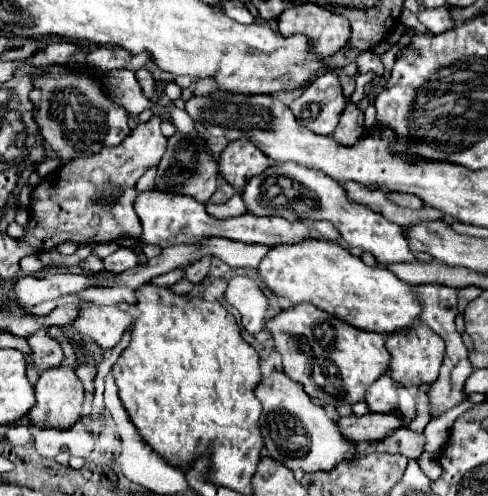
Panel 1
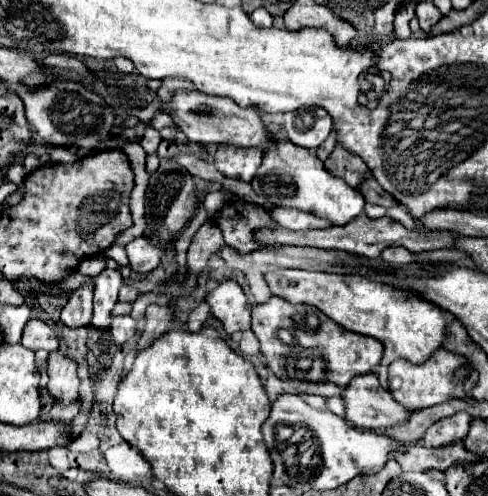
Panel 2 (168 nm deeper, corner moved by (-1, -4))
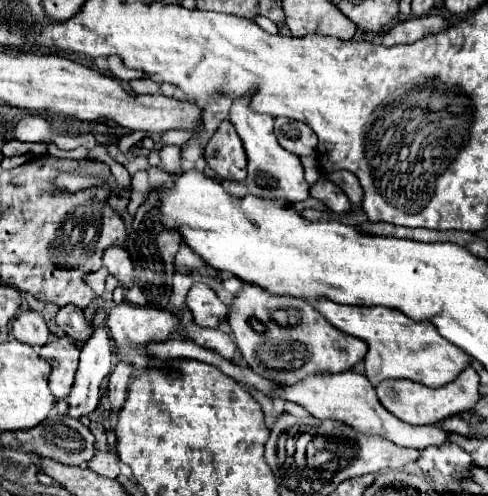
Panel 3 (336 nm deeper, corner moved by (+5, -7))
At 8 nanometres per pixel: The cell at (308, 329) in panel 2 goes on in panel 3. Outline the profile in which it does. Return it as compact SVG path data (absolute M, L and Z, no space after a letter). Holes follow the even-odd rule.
M246 287L234 295L228 309L228 325L246 365L274 383L296 383L310 373L342 373L362 361L368 345L332 327L308 301L276 297L258 287Z

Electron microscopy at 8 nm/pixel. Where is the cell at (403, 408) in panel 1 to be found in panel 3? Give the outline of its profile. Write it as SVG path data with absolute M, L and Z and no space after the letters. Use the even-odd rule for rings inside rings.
M316 299L312 305L342 333L366 341L370 354L366 354L363 363L365 375L372 385L378 385L384 379L404 377L436 389L436 387L444 387L446 383L452 383L456 375L460 375L466 367L472 365L472 357L464 353L460 347L456 347L454 343L440 337L438 331L432 327L432 323L428 321L416 323L398 309L350 307L350 305L330 303L328 299Z

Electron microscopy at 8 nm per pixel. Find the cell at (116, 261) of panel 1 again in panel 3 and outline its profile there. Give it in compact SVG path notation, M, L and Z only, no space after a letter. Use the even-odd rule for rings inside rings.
M98 311L98 313L96 313L96 319L94 319L94 335L82 345L82 351L80 351L80 365L78 365L78 371L76 371L76 379L74 379L74 385L72 385L70 395L66 397L66 403L68 403L66 415L68 415L68 417L80 419L80 417L84 417L84 415L90 415L90 413L98 407L100 385L102 385L102 381L110 375L112 361L114 361L112 341L108 339L108 333L106 333L104 329L106 329L106 313L104 313L104 311Z

